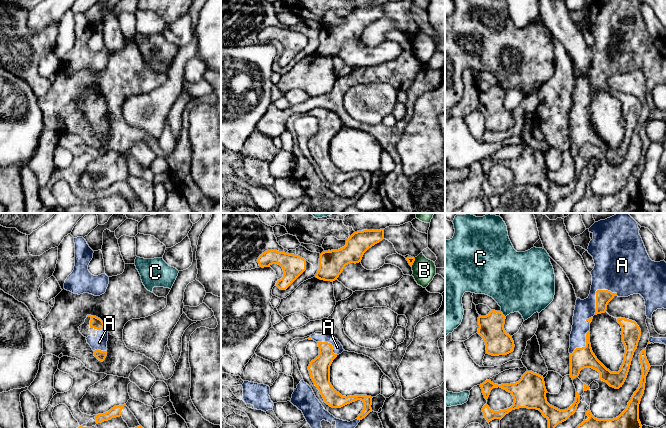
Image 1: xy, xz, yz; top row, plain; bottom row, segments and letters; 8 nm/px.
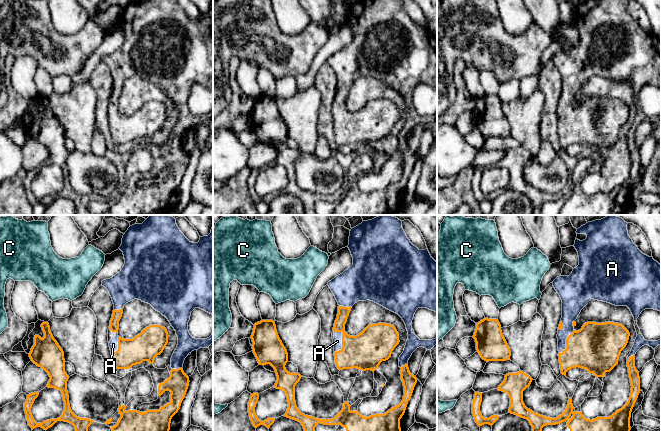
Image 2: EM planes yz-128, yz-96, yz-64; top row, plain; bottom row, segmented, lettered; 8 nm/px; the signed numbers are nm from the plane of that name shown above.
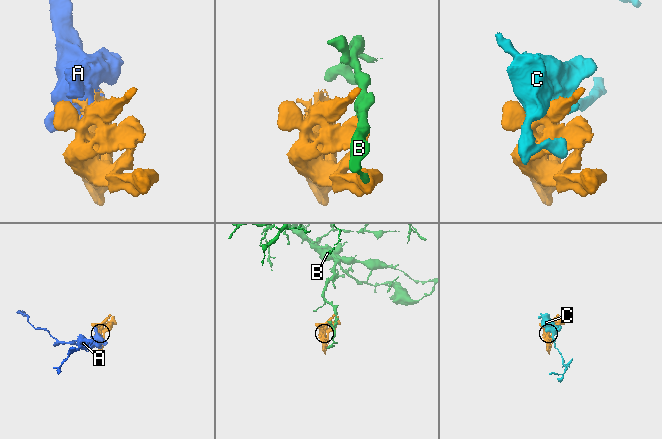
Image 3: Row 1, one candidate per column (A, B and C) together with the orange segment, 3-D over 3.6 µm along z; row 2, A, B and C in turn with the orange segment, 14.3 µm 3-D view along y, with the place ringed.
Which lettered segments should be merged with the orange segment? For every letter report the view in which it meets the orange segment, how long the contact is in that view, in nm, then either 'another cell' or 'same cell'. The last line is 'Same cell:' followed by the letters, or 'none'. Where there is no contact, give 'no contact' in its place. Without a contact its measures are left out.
A: yz | 260 nm | same cell
B: xz | 80 nm | another cell
C: yz | 70 nm | another cell
Same cell: A

